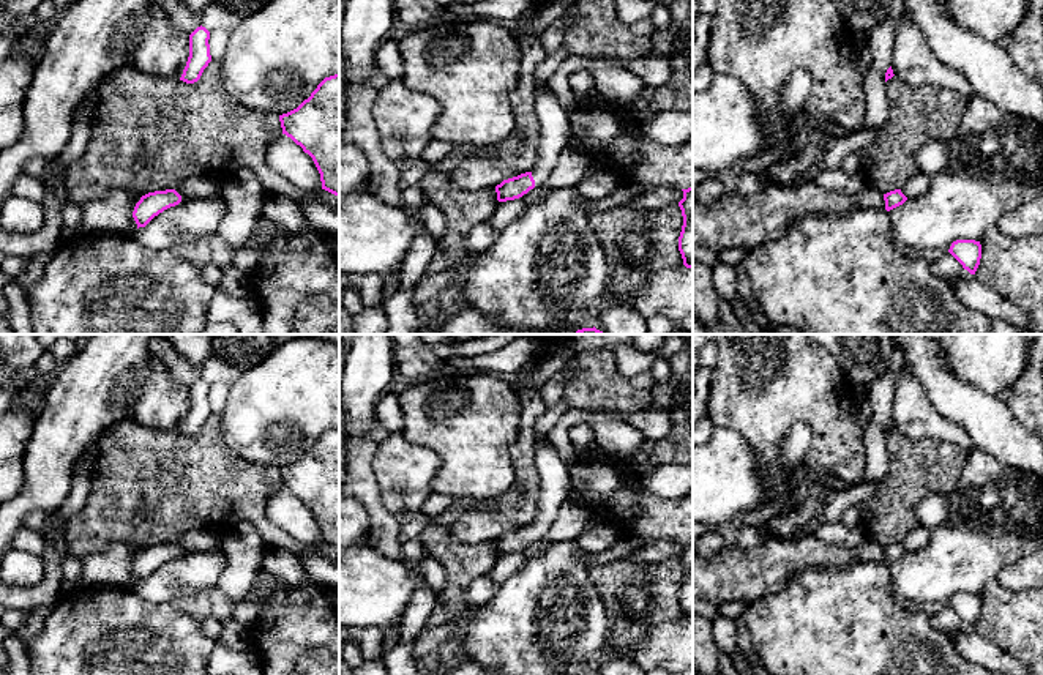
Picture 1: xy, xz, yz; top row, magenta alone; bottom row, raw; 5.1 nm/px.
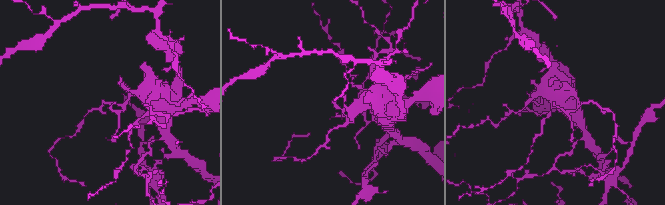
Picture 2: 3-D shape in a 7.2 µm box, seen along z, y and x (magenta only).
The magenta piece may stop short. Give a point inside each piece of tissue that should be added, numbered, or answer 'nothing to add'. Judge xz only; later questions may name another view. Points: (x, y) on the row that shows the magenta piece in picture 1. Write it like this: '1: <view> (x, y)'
1: xz (554, 131)

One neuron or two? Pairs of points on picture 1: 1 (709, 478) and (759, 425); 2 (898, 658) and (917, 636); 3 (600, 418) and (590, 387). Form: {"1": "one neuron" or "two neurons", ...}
{"1": "two neurons", "2": "one neuron", "3": "two neurons"}

